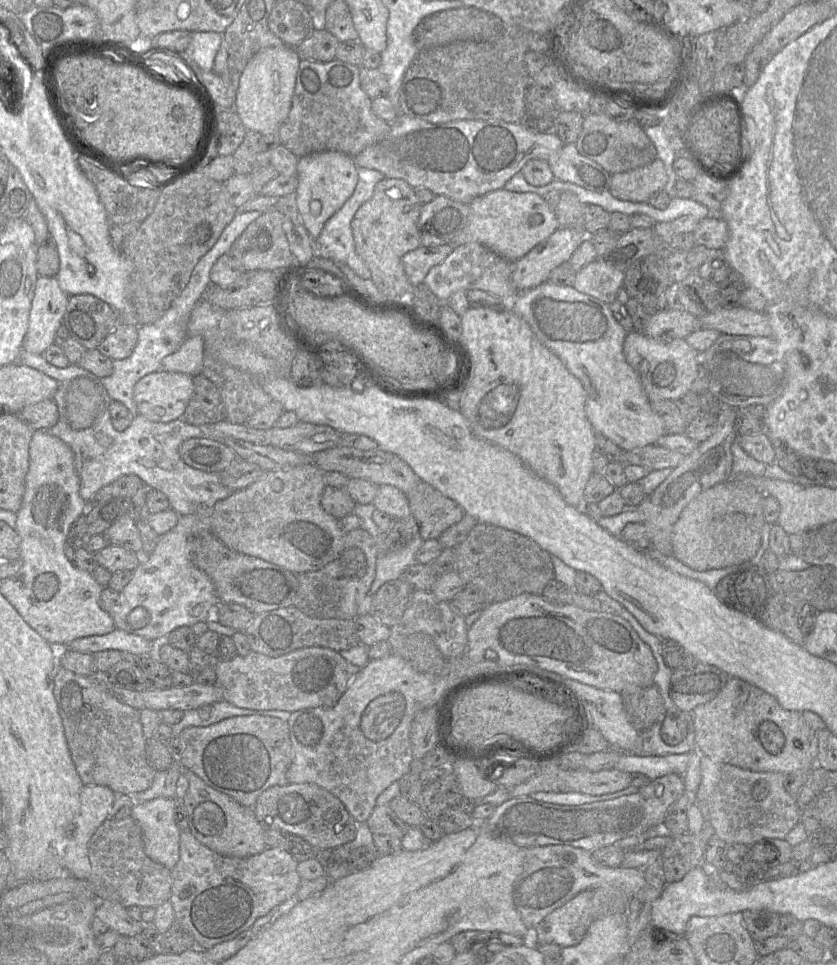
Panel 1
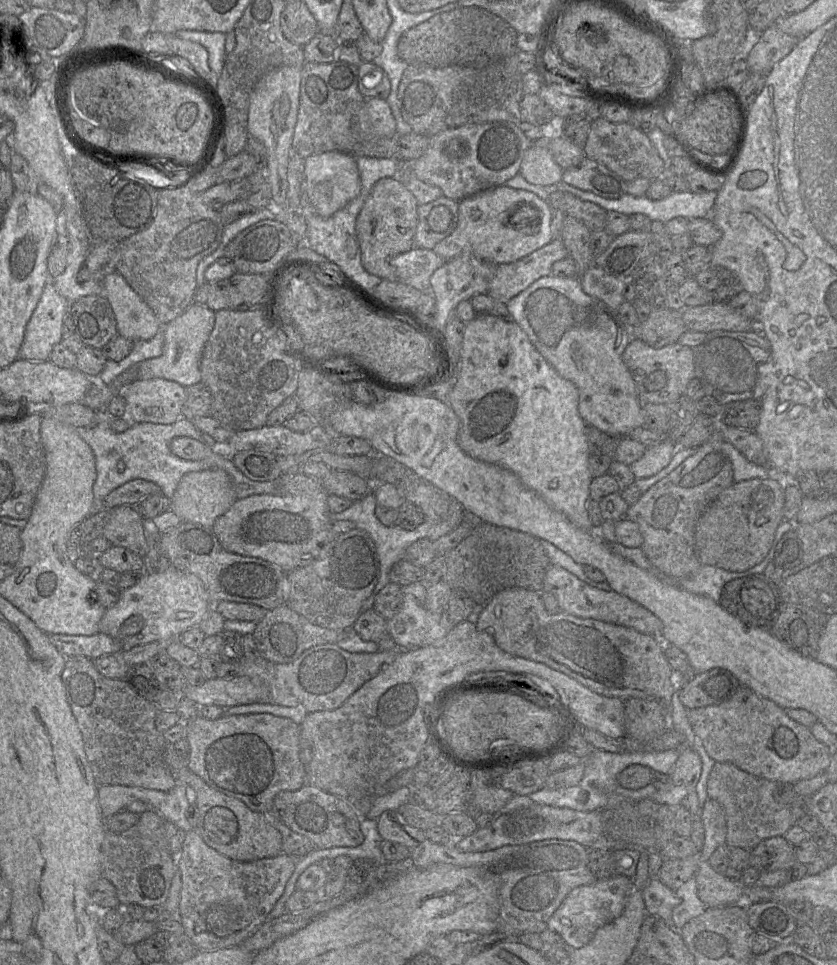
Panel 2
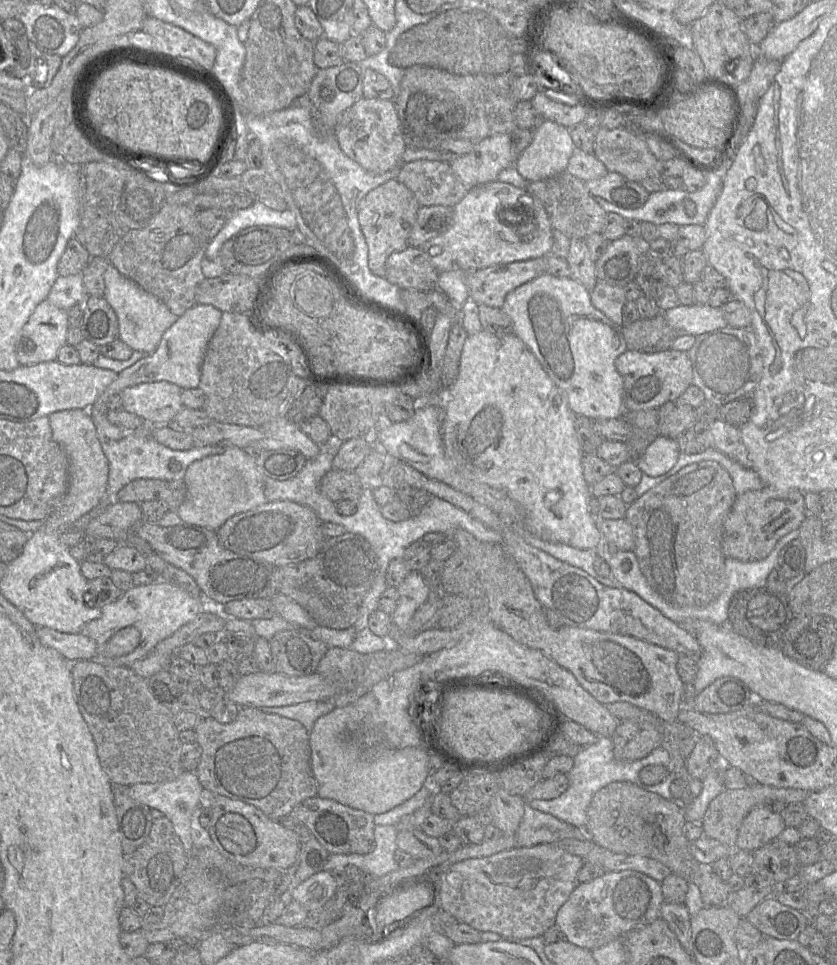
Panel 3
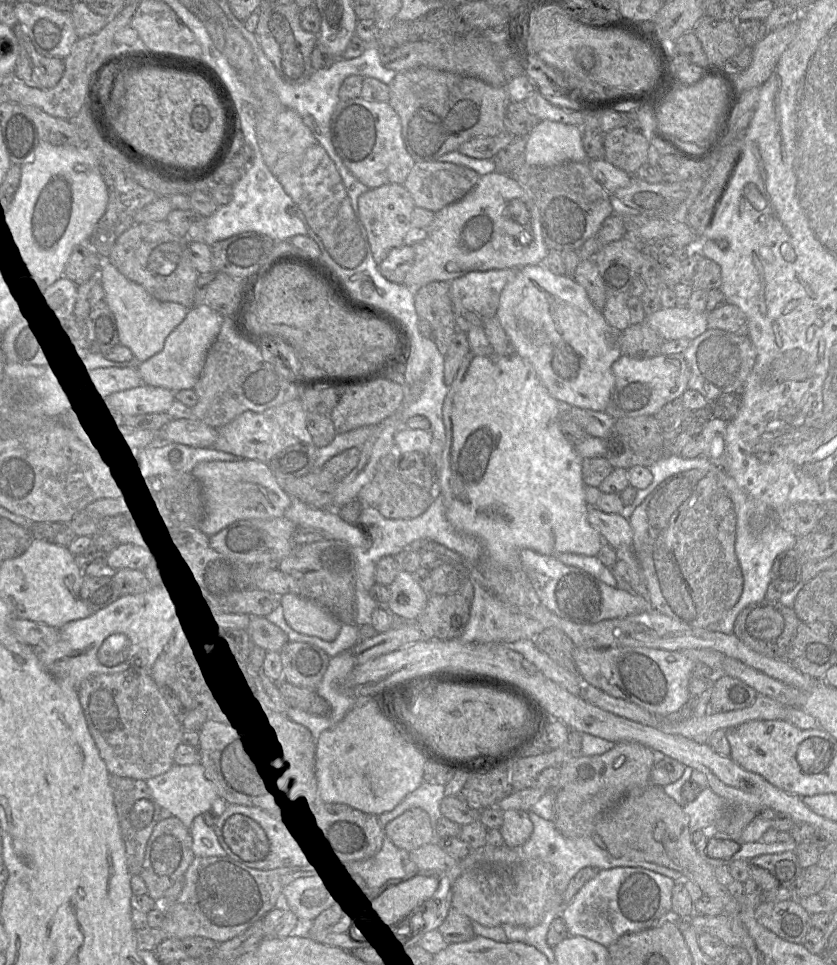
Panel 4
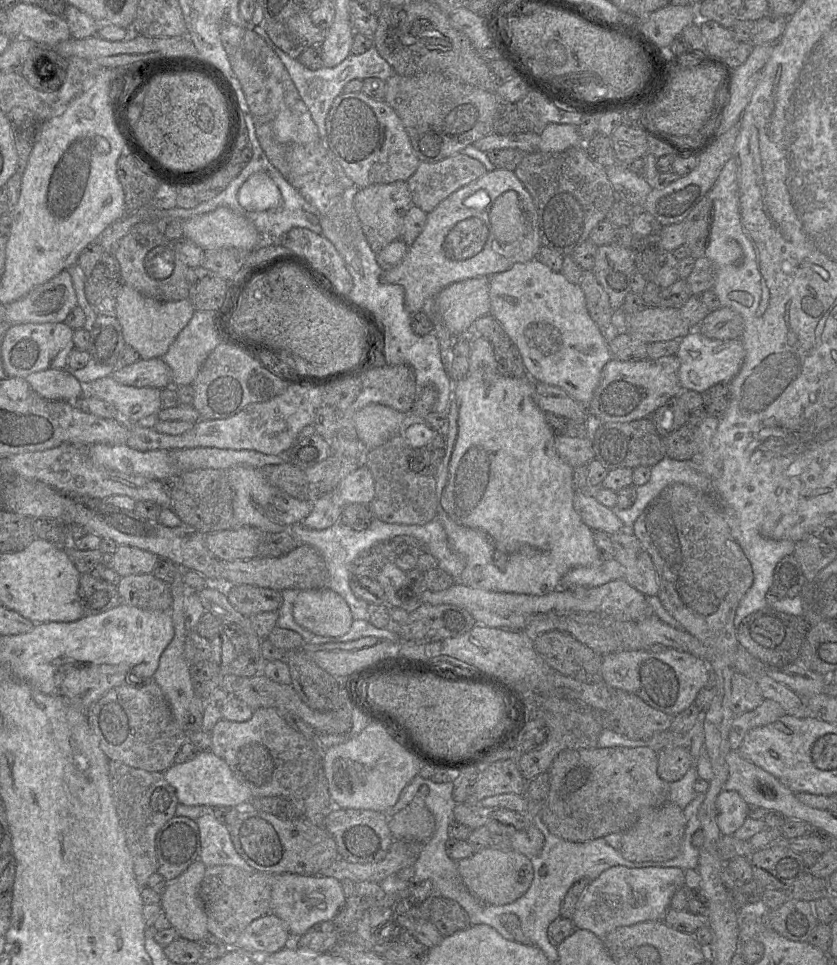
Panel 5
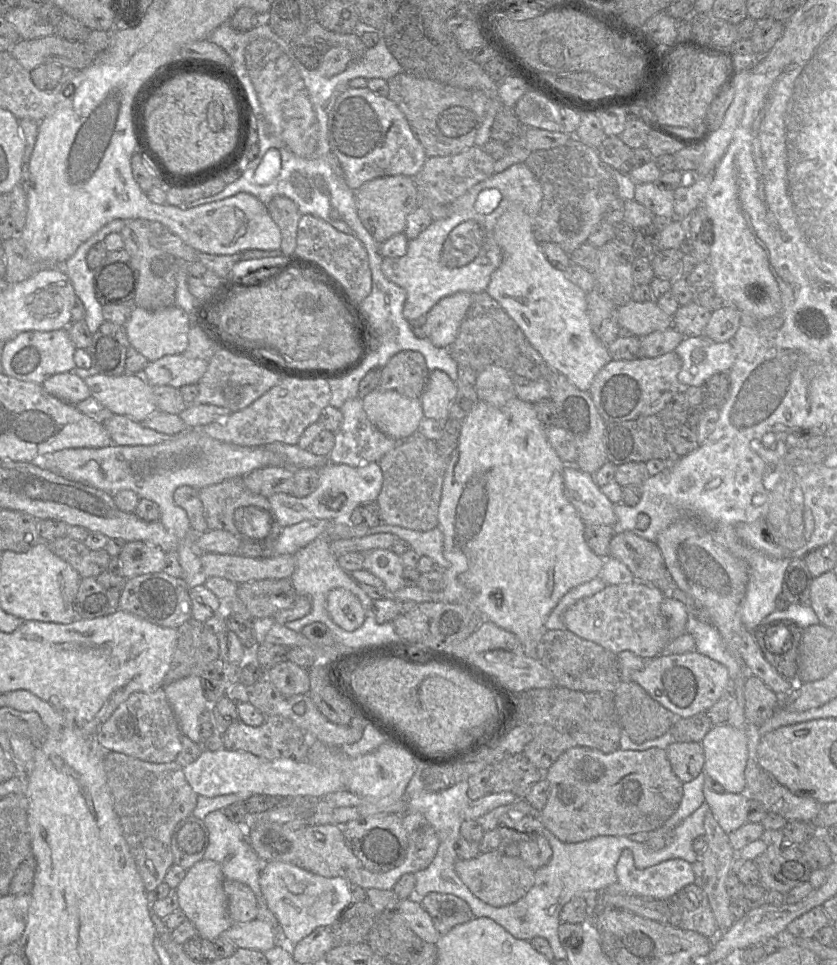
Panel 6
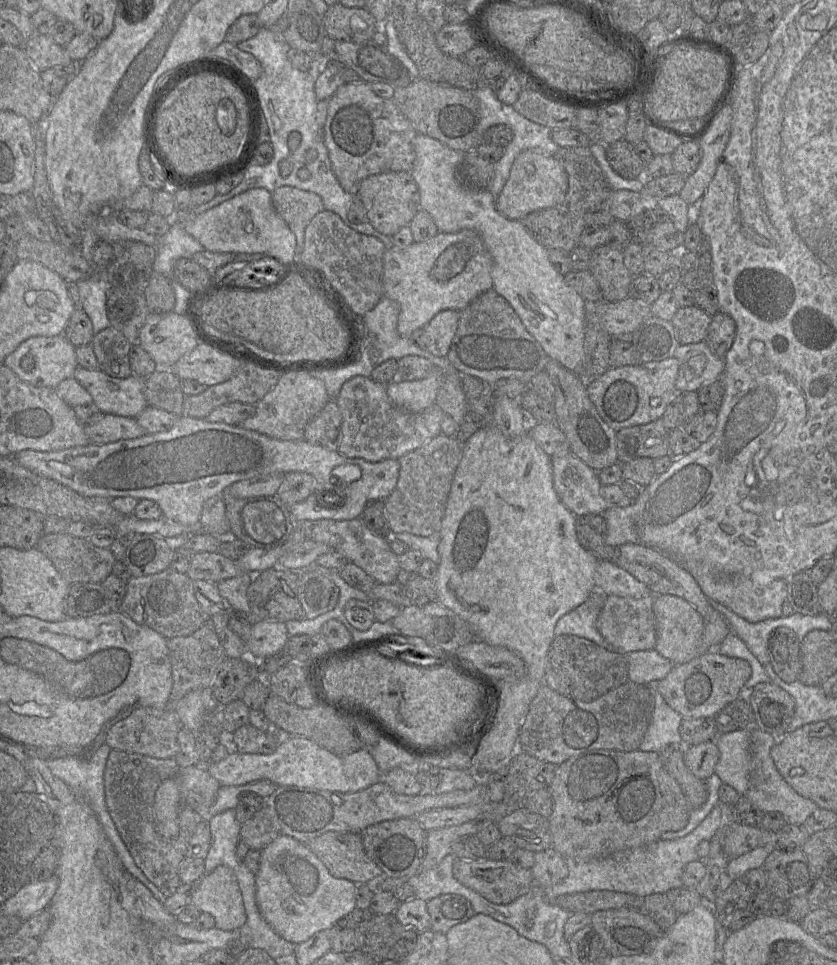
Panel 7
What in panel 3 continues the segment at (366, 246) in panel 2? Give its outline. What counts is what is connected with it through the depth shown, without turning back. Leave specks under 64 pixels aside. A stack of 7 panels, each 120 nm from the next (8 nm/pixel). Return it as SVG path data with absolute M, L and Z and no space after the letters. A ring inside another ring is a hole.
M396 179L372 189L358 203L357 218L368 247L368 267L374 275L385 277L388 256L408 247L407 239L419 207L413 193Z

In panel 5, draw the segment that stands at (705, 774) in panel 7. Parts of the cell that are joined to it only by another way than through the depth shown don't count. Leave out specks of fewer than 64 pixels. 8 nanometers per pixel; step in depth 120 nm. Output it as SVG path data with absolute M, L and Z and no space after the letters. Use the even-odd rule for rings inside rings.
M664 746L658 752L658 776L668 783L684 777L693 765L693 757L684 746Z

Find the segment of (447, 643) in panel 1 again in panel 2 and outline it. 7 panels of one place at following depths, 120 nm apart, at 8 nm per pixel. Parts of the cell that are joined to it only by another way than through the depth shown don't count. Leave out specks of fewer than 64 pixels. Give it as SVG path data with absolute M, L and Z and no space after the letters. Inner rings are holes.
M423 582L402 586L402 606L392 619L387 620L388 634L401 649L411 650L433 645L445 638L454 627L448 622L444 612L437 613L427 609L426 591L427 585Z

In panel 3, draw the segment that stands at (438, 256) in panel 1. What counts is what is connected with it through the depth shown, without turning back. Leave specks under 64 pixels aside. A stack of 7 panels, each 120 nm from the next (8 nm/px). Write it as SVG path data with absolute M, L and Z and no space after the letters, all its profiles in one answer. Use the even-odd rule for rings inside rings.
M408 246L400 252L391 253L385 263L385 278L401 289L434 289L438 275L421 248Z

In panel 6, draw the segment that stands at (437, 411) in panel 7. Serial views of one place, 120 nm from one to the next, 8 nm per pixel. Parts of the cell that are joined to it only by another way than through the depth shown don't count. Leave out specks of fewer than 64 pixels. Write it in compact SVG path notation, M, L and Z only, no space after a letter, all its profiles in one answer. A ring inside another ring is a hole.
M358 397L348 399L340 410L343 415L343 422L335 432L335 444L328 456L329 462L351 467L378 462L400 442L387 437L368 419L363 408L362 399Z

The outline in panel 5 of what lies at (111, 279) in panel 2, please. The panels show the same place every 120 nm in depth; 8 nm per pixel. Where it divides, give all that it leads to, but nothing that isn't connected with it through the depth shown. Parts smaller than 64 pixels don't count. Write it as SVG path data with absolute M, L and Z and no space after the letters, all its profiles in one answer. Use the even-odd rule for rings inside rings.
M125 284L115 300L115 317L121 325L123 338L144 360L162 357L196 311L188 299L159 302Z

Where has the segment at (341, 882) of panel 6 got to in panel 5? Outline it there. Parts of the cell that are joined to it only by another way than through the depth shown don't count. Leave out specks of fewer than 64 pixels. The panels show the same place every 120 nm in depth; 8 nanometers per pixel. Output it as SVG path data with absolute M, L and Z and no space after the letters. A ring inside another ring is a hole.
M274 874L271 889L271 912L286 925L294 938L305 934L313 925L332 921L346 900L339 880L321 875Z

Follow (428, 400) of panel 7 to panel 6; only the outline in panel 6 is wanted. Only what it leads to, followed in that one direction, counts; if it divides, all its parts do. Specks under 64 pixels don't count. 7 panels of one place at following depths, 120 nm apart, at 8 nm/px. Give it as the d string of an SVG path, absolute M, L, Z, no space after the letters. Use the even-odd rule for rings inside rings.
M374 390L362 399L368 419L387 437L403 441L418 432L424 418L419 399L395 391Z

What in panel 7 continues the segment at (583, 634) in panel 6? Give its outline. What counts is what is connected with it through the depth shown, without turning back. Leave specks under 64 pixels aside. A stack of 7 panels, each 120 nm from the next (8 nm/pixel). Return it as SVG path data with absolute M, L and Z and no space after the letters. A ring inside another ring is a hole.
M655 595L634 599L621 596L607 596L598 616L596 627L603 638L616 652L627 655L630 652L652 650L656 646L656 621L653 611Z

